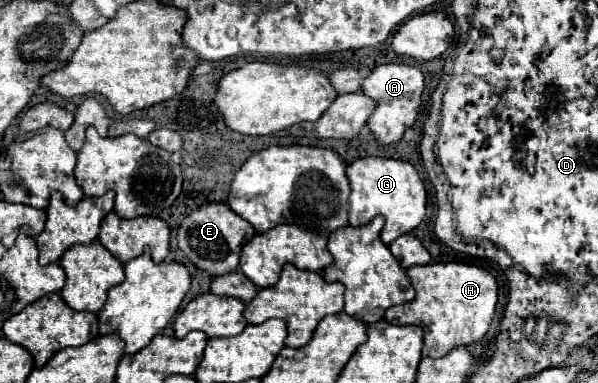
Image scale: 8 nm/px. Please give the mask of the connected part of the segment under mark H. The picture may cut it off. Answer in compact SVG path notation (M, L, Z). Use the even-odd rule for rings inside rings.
M431 262L425 266L407 268L407 276L415 286L415 298L385 312L391 324L415 324L423 328L423 356L441 358L455 346L469 346L485 336L495 316L497 280L475 264L465 262Z

